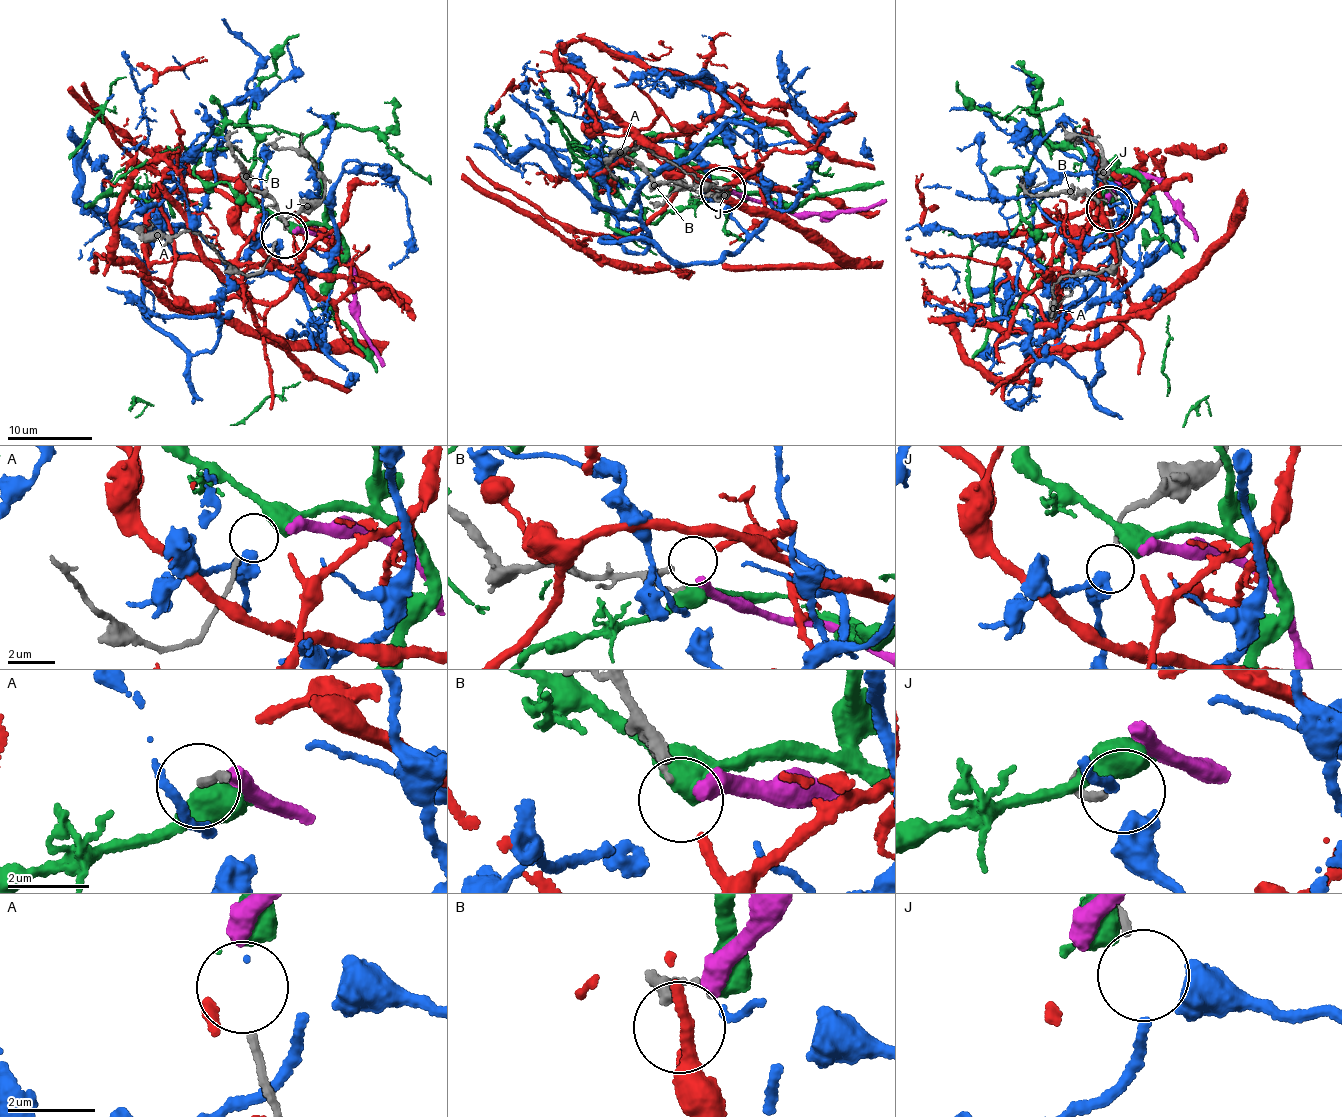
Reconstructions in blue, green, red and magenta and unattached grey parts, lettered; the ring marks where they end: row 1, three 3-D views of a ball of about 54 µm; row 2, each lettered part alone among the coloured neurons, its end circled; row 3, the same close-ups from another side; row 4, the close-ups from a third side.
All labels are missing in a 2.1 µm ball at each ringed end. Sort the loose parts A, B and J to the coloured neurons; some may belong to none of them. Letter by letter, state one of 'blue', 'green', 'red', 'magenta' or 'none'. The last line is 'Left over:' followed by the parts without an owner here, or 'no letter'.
A: green
B: red
J: blue
Left over: no letter

